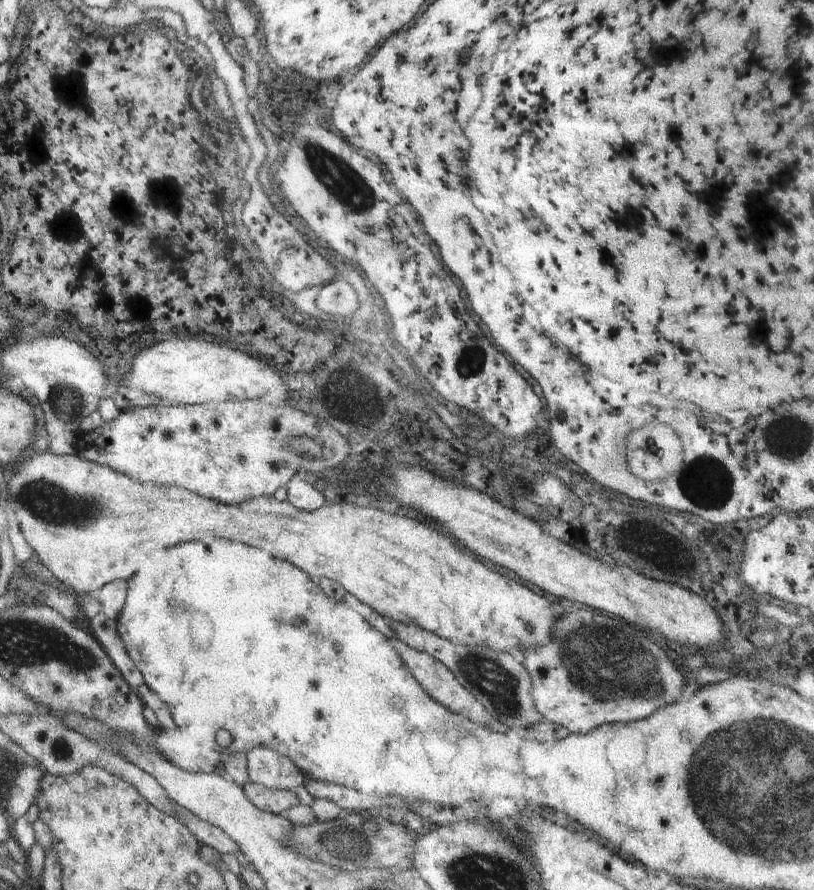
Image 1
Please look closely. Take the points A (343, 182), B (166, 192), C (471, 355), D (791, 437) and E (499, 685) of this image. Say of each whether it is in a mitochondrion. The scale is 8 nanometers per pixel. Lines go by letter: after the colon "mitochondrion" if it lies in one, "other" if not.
A: mitochondrion
B: other
C: mitochondrion
D: mitochondrion
E: mitochondrion

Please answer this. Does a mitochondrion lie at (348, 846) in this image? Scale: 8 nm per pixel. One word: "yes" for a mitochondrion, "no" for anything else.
yes

